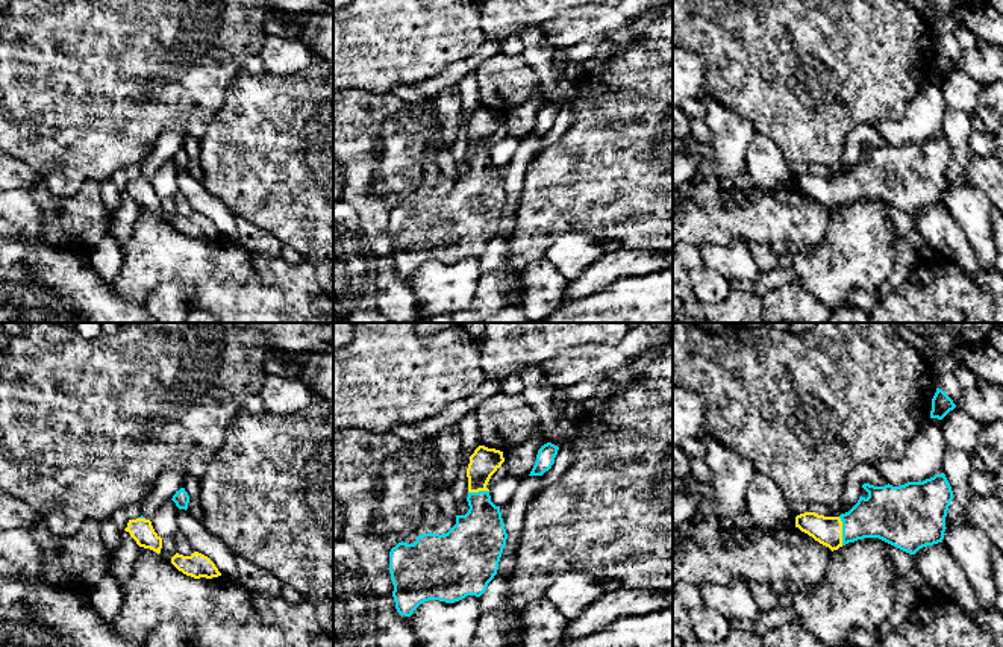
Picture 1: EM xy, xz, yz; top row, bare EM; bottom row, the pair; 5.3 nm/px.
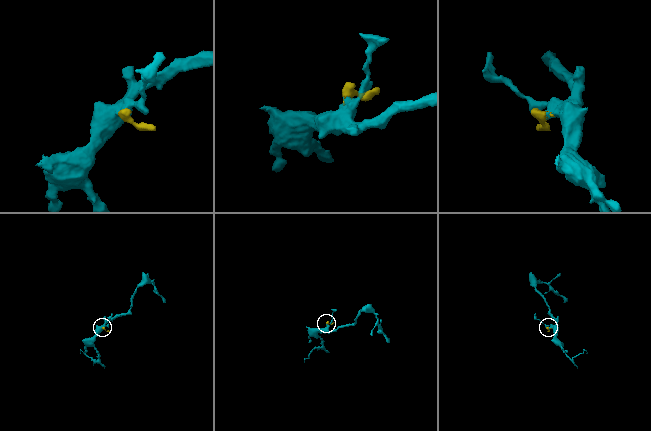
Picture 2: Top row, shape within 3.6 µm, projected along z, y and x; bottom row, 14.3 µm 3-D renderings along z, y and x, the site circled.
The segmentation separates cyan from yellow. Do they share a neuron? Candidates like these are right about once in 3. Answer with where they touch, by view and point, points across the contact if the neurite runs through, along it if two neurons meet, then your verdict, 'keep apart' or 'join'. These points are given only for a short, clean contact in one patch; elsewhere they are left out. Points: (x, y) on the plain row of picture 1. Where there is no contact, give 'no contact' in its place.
contact yz (843, 191); way yz (887, 175), (865, 179), (843, 191), (828, 191); join

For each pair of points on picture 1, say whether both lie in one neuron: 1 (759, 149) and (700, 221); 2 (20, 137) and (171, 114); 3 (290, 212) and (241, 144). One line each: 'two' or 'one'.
1: two
2: one
3: one

